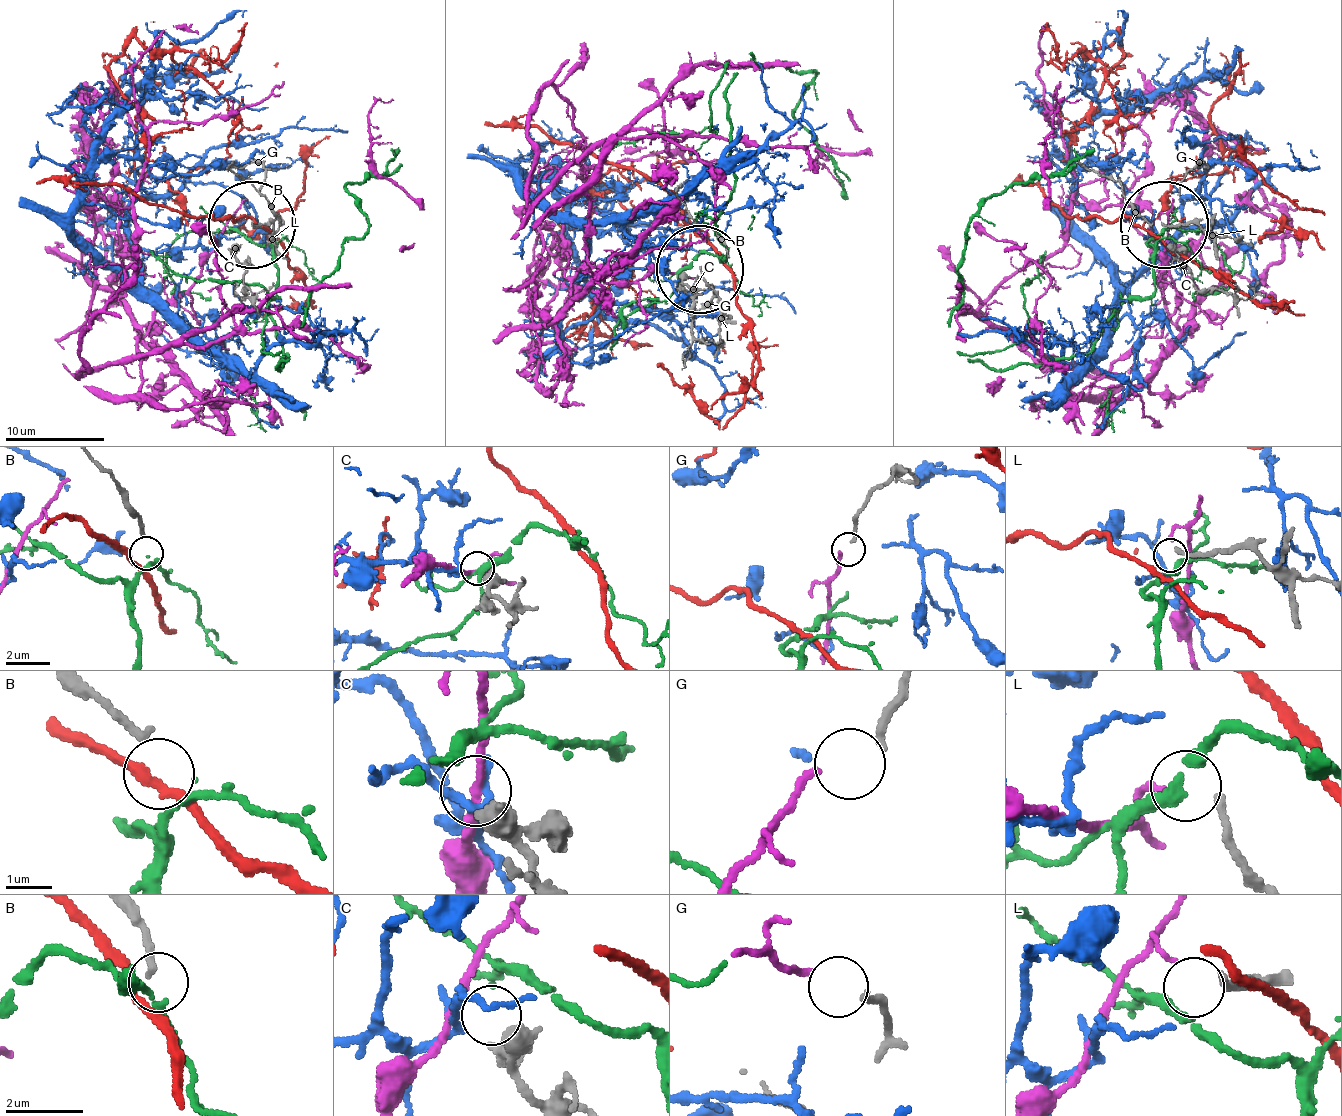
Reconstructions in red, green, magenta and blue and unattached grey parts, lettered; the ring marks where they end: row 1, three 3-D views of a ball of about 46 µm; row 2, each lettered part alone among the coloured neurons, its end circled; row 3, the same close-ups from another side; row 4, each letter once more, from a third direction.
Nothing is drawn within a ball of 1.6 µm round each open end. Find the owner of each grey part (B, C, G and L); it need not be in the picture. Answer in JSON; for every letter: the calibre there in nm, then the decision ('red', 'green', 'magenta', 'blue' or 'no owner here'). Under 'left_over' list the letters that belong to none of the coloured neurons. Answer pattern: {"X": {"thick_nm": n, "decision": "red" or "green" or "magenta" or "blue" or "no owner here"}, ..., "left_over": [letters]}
{"B": {"thick_nm": 170, "decision": "green"}, "C": {"thick_nm": 500, "decision": "blue"}, "G": {"thick_nm": 160, "decision": "magenta"}, "L": {"thick_nm": 190, "decision": "no owner here"}, "left_over": ["L"]}

